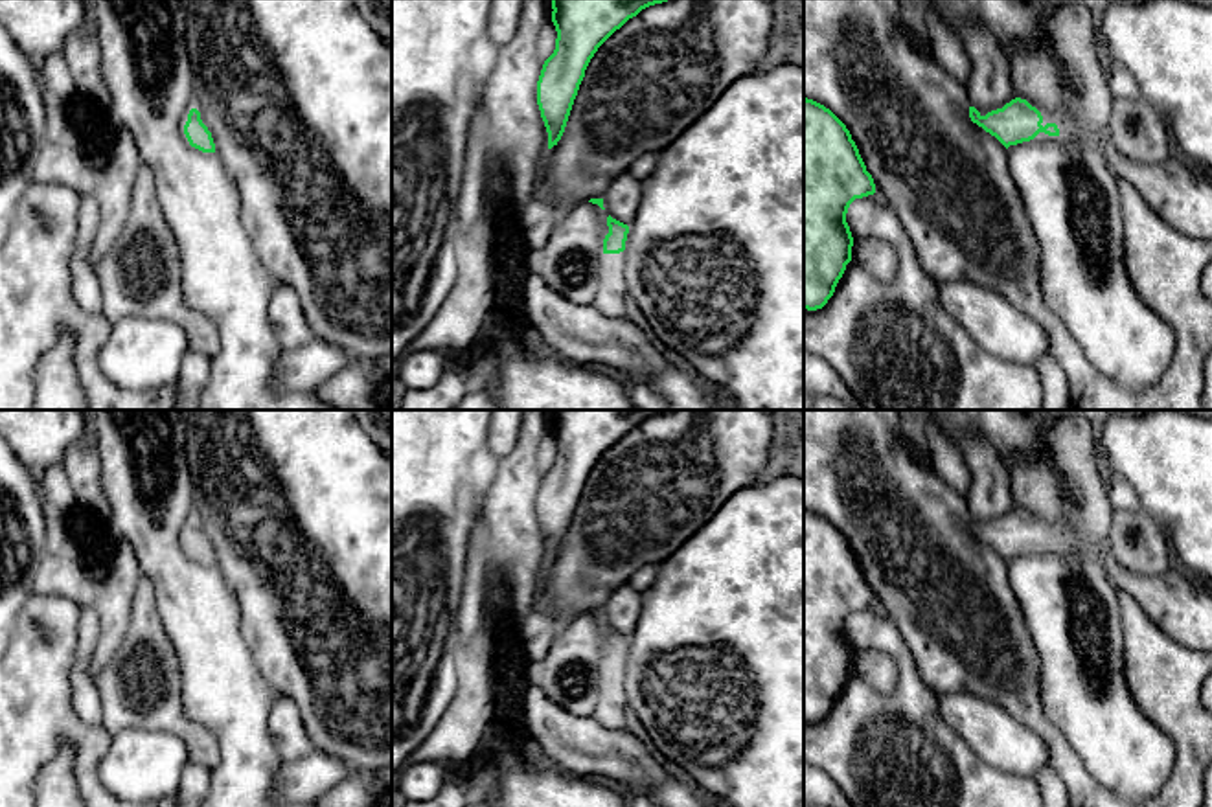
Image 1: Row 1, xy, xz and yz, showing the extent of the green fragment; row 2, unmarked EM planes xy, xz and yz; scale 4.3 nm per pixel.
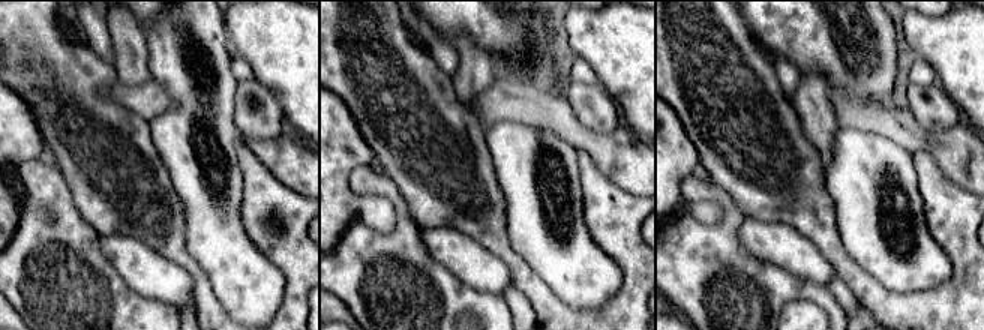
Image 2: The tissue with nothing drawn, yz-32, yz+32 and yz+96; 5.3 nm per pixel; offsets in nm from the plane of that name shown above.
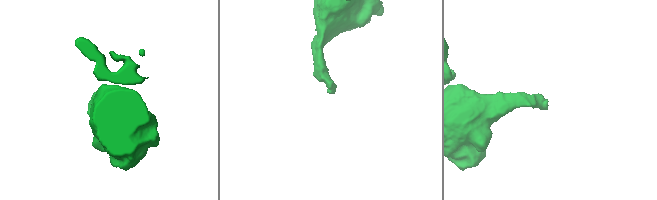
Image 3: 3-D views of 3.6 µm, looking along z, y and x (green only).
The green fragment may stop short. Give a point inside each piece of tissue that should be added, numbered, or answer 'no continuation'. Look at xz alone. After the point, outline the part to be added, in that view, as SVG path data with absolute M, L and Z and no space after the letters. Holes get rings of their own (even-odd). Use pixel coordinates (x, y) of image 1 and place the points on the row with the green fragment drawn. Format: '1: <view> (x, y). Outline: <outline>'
1: xz (609, 300). Outline: M601 254L600 270L601 285L592 301L594 309L609 318L625 318L625 254Z

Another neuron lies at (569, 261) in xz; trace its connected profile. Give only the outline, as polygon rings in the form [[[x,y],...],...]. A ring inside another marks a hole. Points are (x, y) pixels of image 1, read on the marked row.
[[[598,204],[574,206],[546,244],[530,250],[528,270],[576,305],[592,305],[601,285],[600,259],[609,233],[609,213]]]

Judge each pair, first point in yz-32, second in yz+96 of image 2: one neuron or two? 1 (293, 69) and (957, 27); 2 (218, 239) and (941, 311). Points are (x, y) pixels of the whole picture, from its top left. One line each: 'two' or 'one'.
1: one
2: two

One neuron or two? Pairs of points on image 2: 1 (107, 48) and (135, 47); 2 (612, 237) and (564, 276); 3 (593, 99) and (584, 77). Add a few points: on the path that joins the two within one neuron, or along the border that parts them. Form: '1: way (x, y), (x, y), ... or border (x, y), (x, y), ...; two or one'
1: border (102, 15), (116, 63); two
2: border (582, 216), (590, 236), (617, 264), (621, 275); two
3: border (570, 80), (582, 83), (597, 81); two

